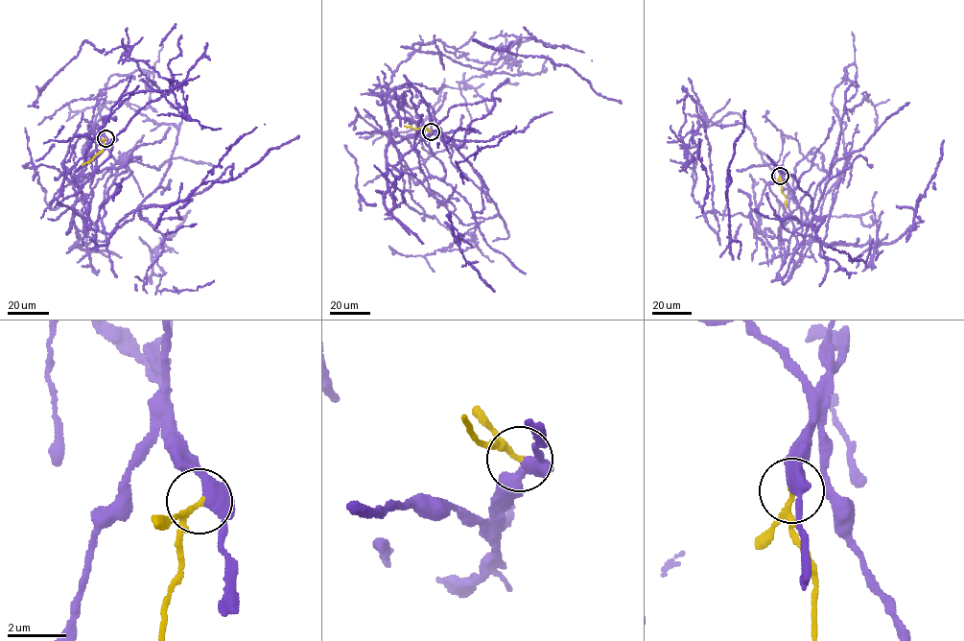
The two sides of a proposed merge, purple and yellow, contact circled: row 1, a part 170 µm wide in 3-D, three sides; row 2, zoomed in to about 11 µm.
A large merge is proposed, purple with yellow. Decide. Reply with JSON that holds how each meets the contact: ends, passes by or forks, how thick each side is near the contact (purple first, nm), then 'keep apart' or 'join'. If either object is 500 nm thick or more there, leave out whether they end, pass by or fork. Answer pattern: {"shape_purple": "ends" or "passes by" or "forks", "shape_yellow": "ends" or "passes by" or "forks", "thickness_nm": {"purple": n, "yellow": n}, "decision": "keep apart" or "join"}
{"shape_purple": "forks", "shape_yellow": "passes by", "thickness_nm": {"purple": 340, "yellow": 150}, "decision": "keep apart"}

